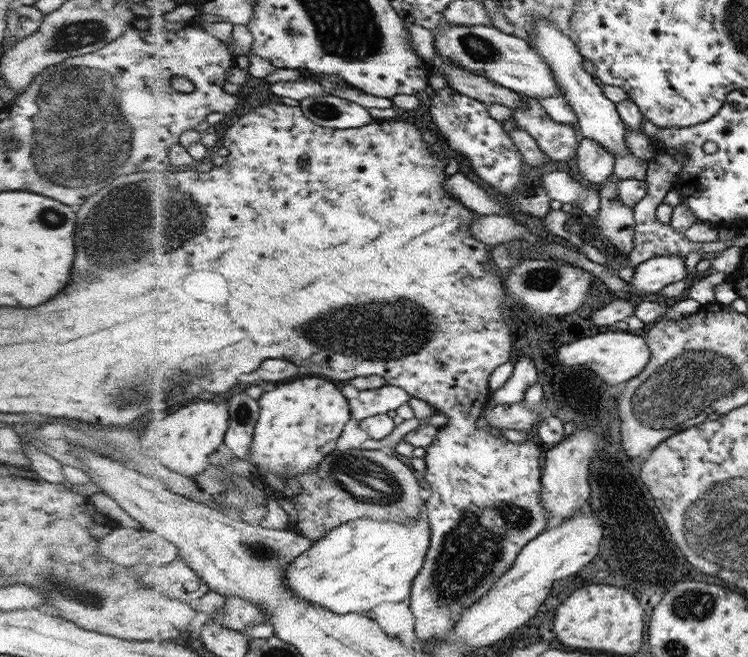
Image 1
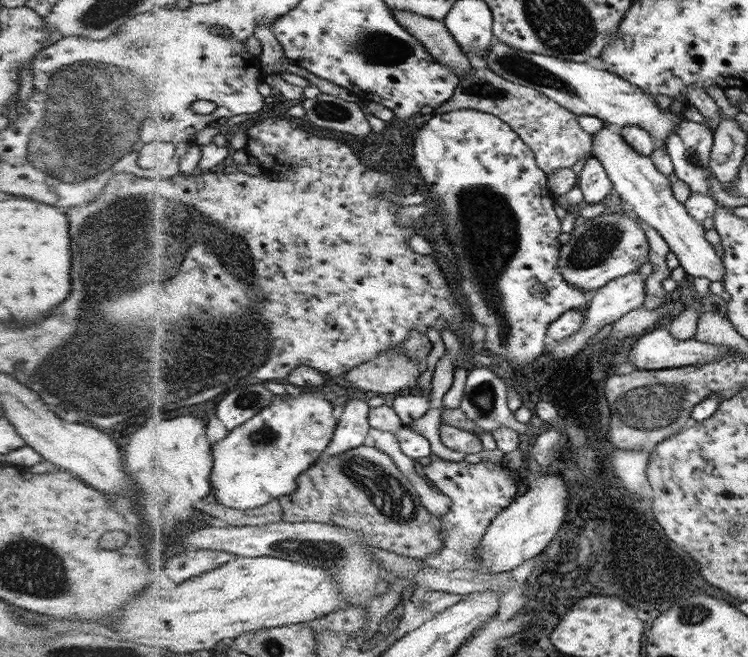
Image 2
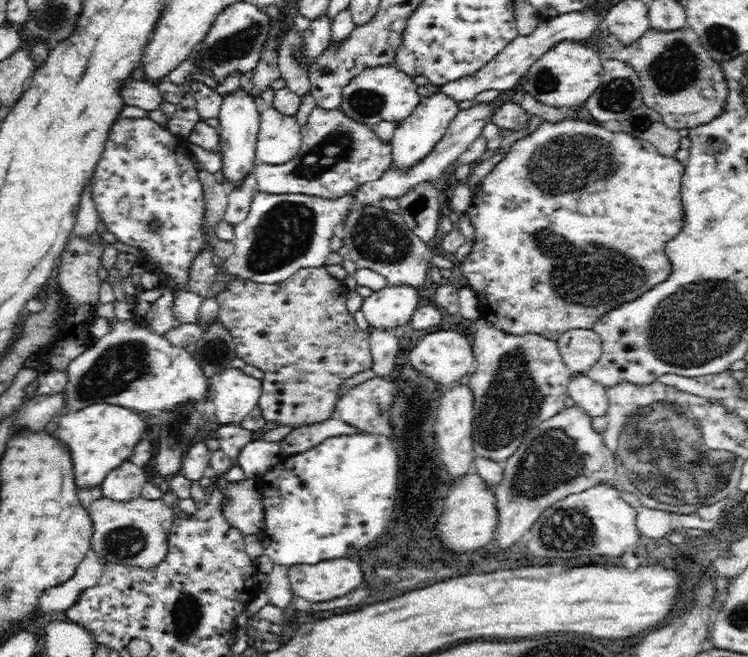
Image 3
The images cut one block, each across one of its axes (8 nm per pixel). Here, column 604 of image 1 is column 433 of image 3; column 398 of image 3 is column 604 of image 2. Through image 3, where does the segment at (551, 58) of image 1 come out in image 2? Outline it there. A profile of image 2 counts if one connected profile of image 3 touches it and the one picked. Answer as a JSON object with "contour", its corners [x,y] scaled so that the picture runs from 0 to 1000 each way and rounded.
{"contour":[[[813,187],[793,205],[795,240],[803,248],[813,271],[818,275],[825,297],[845,314],[845,324],[858,333],[864,344],[876,347],[892,368],[896,381],[904,387],[917,417],[928,423],[944,422],[947,426],[964,428],[971,420],[967,394],[957,379],[944,365],[944,349],[939,339],[920,326],[918,315],[906,307],[901,297],[901,283],[893,268],[882,262],[866,237],[856,234],[842,222],[829,198]]]}

